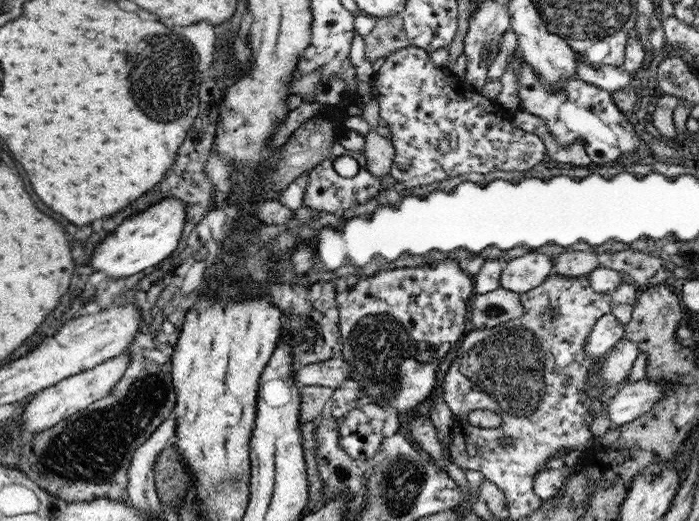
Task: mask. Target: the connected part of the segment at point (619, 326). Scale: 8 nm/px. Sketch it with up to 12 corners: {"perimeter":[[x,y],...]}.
{"perimeter":[[612,313],[593,326],[585,351],[602,358],[624,338],[625,324]]}

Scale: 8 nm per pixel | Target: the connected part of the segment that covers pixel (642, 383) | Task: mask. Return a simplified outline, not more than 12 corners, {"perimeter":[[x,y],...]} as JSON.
{"perimeter":[[628,383],[608,403],[612,426],[650,412],[666,383]]}

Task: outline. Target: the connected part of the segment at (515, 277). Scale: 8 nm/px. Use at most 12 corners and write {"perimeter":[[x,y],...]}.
{"perimeter":[[546,254],[506,262],[501,286],[522,295],[552,274]]}

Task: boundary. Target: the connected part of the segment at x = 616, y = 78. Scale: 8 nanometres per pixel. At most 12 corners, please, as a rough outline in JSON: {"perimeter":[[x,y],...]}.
{"perimeter":[[577,54],[578,79],[616,92],[632,84],[624,66],[594,68]]}

